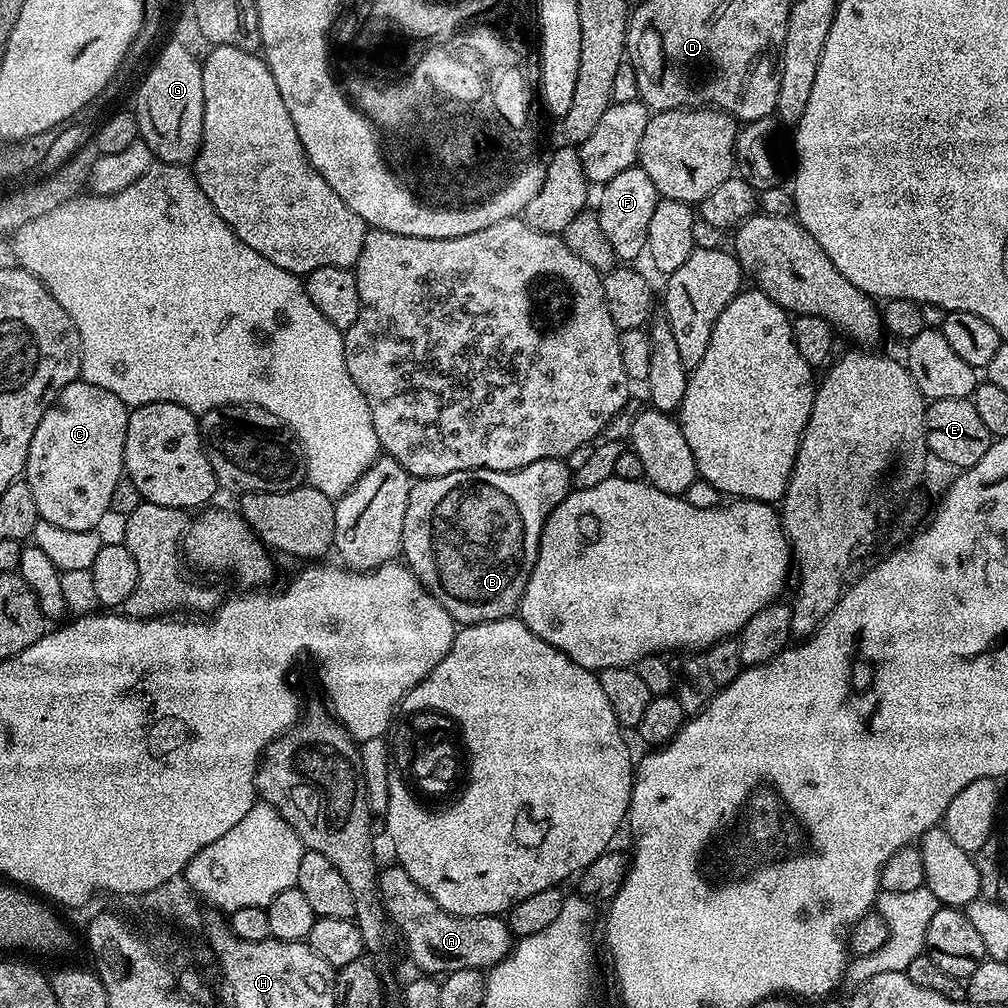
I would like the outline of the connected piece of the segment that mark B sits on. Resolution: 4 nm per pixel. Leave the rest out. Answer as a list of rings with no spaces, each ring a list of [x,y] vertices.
[[[563,459],[539,460],[530,462],[530,466],[519,468],[513,472],[499,472],[498,470],[486,470],[475,468],[474,470],[458,470],[454,474],[442,474],[441,476],[425,476],[417,479],[410,490],[410,498],[406,502],[406,522],[402,522],[402,560],[411,568],[418,582],[425,590],[440,603],[452,616],[457,625],[481,624],[491,620],[501,620],[512,616],[520,607],[520,599],[526,590],[526,582],[532,573],[534,562],[538,558],[538,546],[540,535],[544,529],[546,518],[560,503],[573,491],[573,471],[567,467]]]

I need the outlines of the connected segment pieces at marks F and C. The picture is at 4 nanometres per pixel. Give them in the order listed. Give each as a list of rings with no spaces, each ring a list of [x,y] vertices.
[[[638,166],[622,170],[608,184],[599,189],[600,221],[602,230],[606,230],[606,238],[610,238],[610,246],[614,246],[614,254],[621,261],[632,262],[636,255],[643,253],[648,247],[648,227],[654,214],[654,206],[658,193],[654,182],[650,182],[650,174]]]
[[[78,378],[63,388],[55,402],[46,410],[46,414],[42,414],[42,422],[38,422],[38,430],[34,430],[34,438],[30,438],[30,450],[24,467],[23,479],[28,481],[30,494],[34,494],[34,506],[39,519],[50,522],[53,526],[62,526],[62,530],[96,530],[101,527],[99,524],[103,522],[104,515],[108,516],[110,512],[114,486],[118,485],[120,478],[125,475],[124,447],[126,446],[126,426],[128,425],[129,411],[128,405],[123,404],[118,398],[114,398],[114,394],[110,394],[110,390],[102,390],[102,386],[87,384]]]

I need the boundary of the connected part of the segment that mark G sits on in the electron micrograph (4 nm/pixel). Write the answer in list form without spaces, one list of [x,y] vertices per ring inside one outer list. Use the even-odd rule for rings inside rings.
[[[171,42],[161,50],[136,92],[134,115],[140,127],[139,139],[148,144],[157,161],[185,166],[195,161],[200,153],[204,121],[202,64],[186,45]]]

